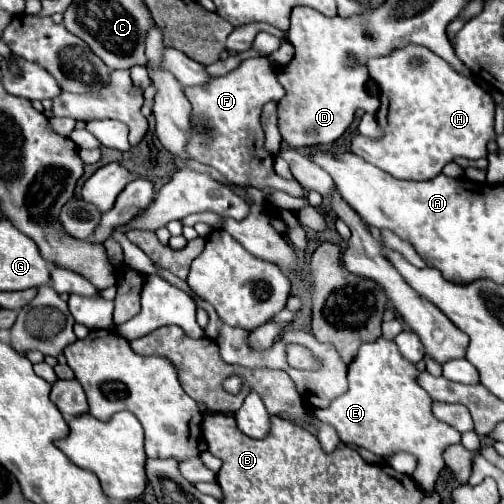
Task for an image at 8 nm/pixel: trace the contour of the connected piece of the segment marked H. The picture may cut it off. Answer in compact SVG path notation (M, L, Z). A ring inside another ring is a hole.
M408 44L404 48L392 50L388 56L372 56L366 60L366 68L370 78L378 86L378 126L382 130L380 138L368 138L368 136L354 136L352 138L352 152L364 158L366 162L386 170L388 174L402 178L402 180L432 180L442 172L442 168L452 162L454 158L486 158L488 156L488 142L496 140L494 132L494 114L496 114L496 102L492 96L472 78L462 76L456 72L444 58L436 56L426 46ZM420 58L420 64L412 64L412 60Z

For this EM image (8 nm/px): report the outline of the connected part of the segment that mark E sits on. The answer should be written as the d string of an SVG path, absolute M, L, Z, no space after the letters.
M378 338L372 344L364 344L356 360L348 366L348 390L330 408L314 410L314 416L330 424L346 444L358 444L378 456L394 452L414 454L418 468L412 478L420 488L432 492L438 472L446 468L442 452L446 446L460 442L460 432L434 418L430 410L432 398L418 386L416 374L416 366L400 354L396 342Z

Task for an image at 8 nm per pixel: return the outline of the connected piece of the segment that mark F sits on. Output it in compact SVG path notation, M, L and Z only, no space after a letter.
M248 58L230 74L220 76L220 78L212 78L212 82L208 86L192 86L192 88L184 88L184 90L186 90L186 98L192 104L192 138L186 146L188 158L216 168L230 184L254 186L254 188L260 188L260 190L274 188L274 190L284 190L292 196L304 198L306 192L298 190L296 182L288 182L274 172L274 168L272 168L274 166L274 154L270 154L264 146L264 130L260 126L262 106L268 100L278 100L286 94L282 84L278 82L276 70L274 70L274 66L270 64L268 58Z

